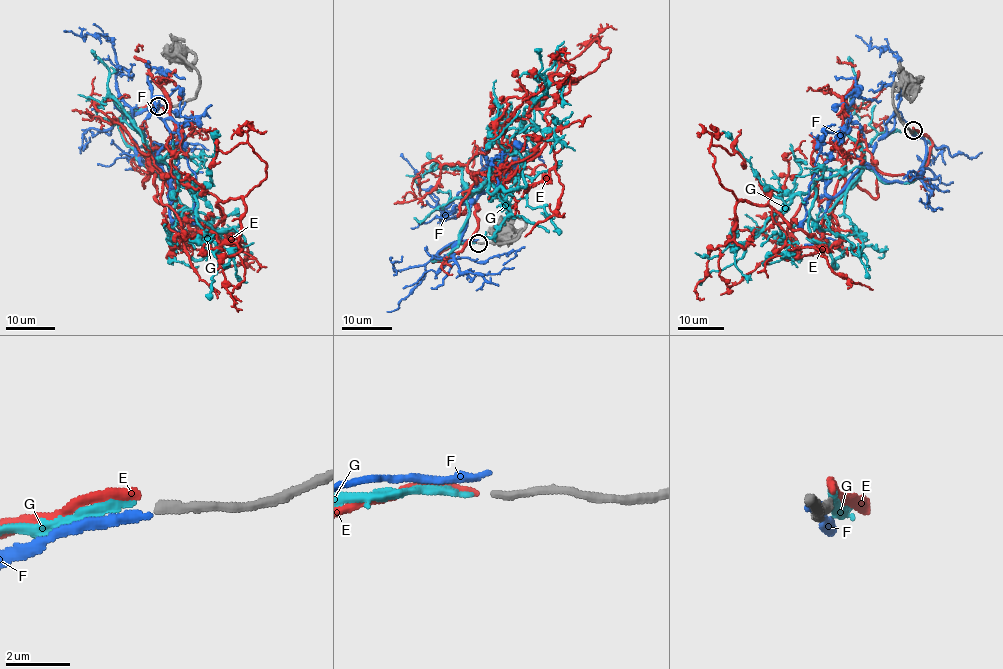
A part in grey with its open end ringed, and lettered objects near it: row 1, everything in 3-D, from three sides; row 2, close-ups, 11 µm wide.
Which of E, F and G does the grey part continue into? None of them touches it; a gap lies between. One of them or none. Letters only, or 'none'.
G

